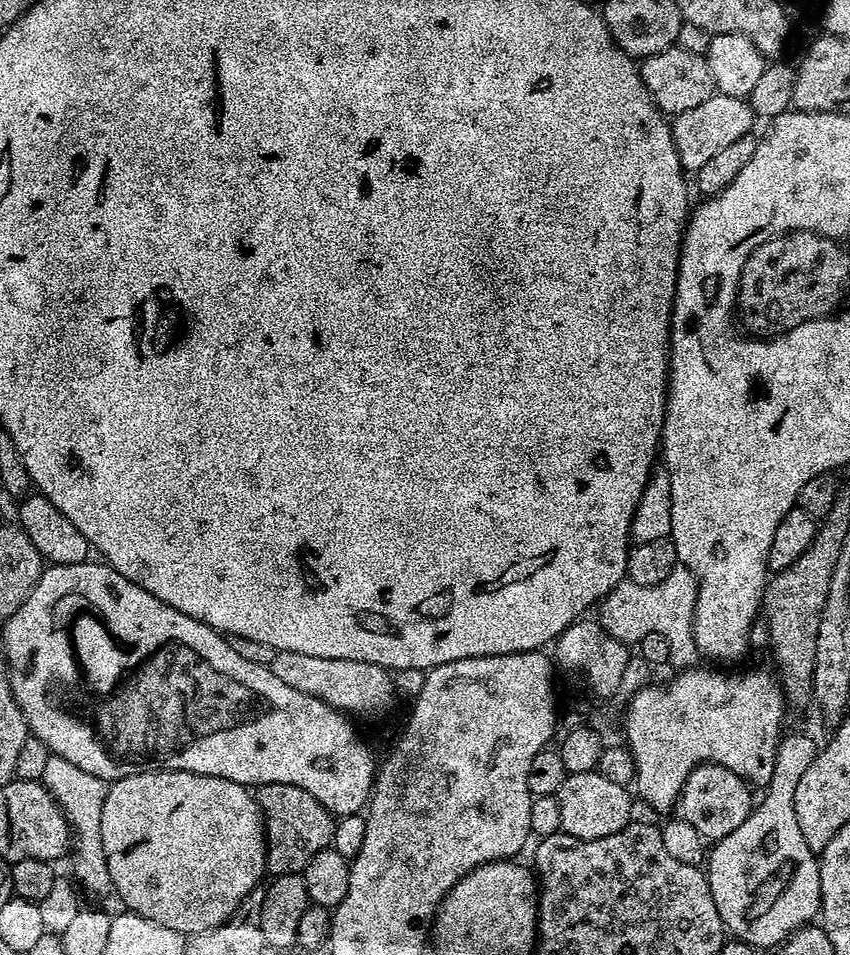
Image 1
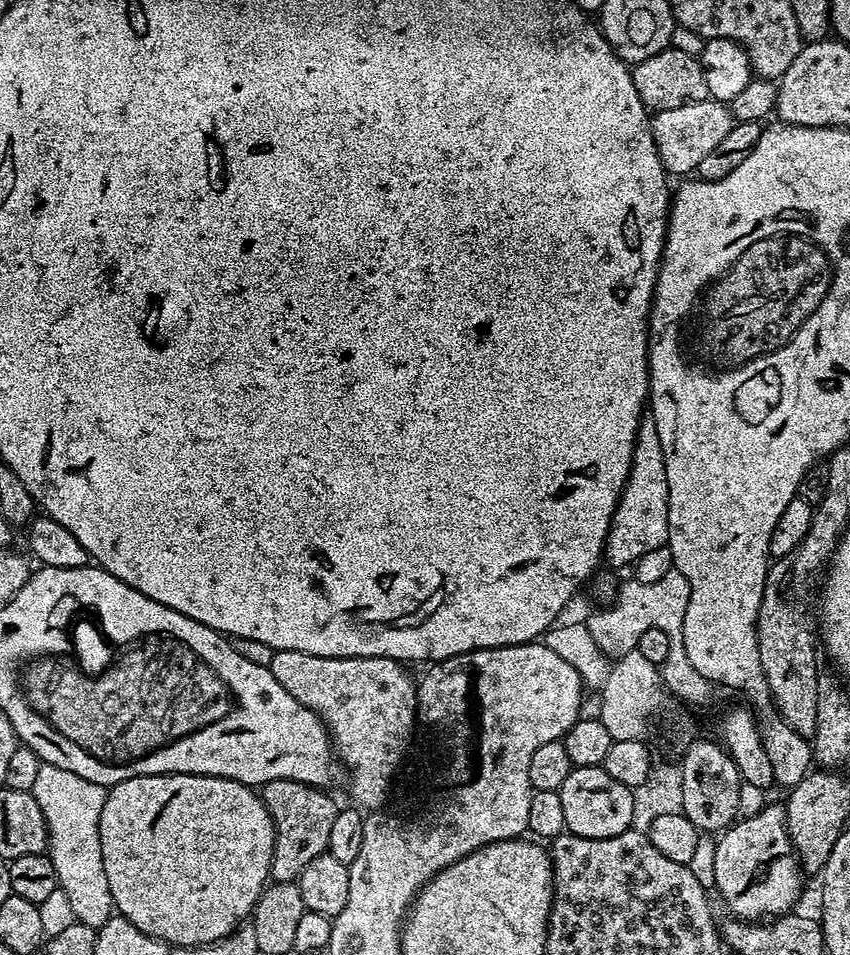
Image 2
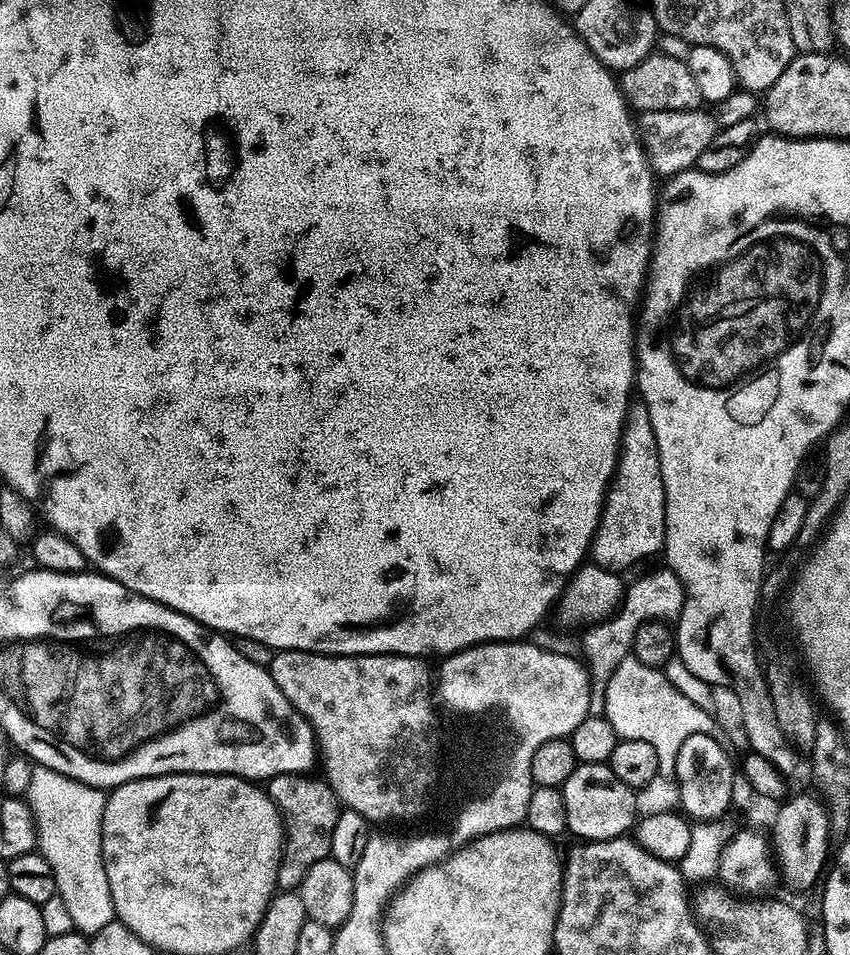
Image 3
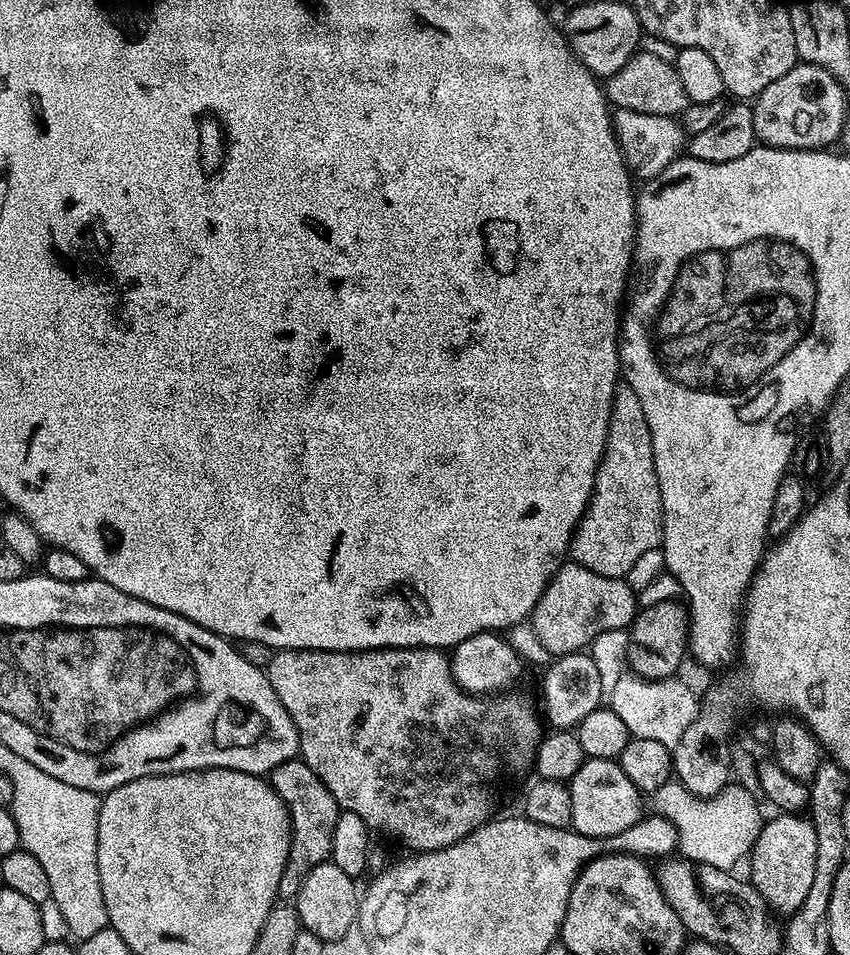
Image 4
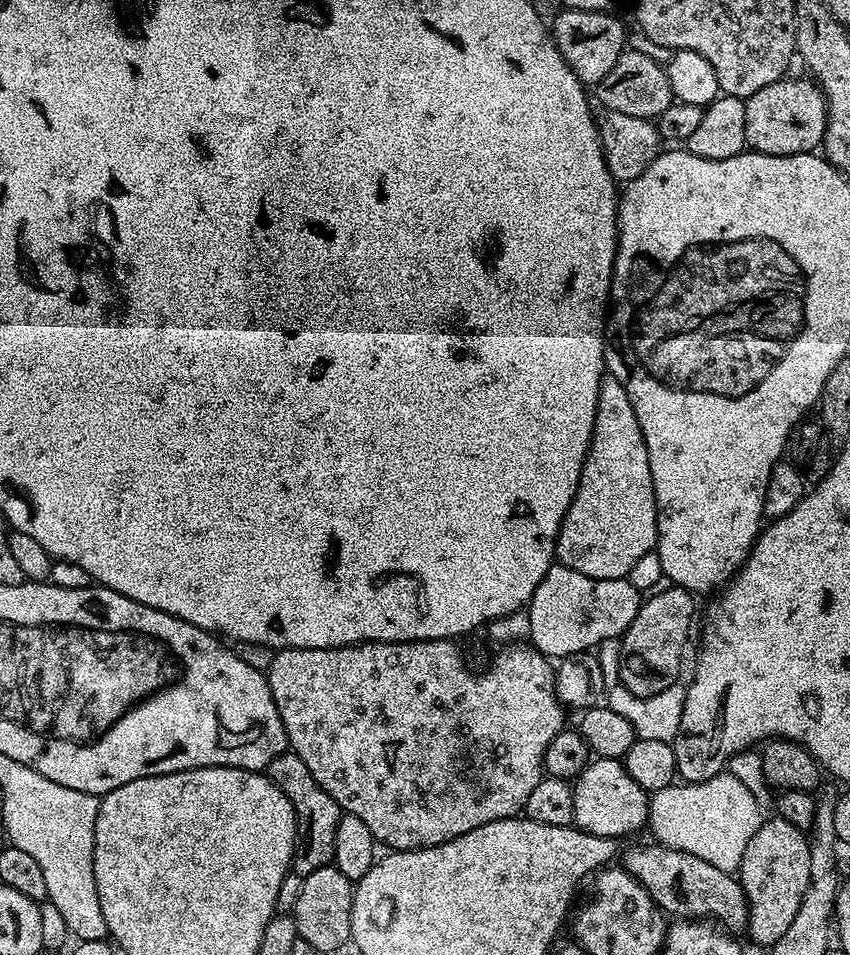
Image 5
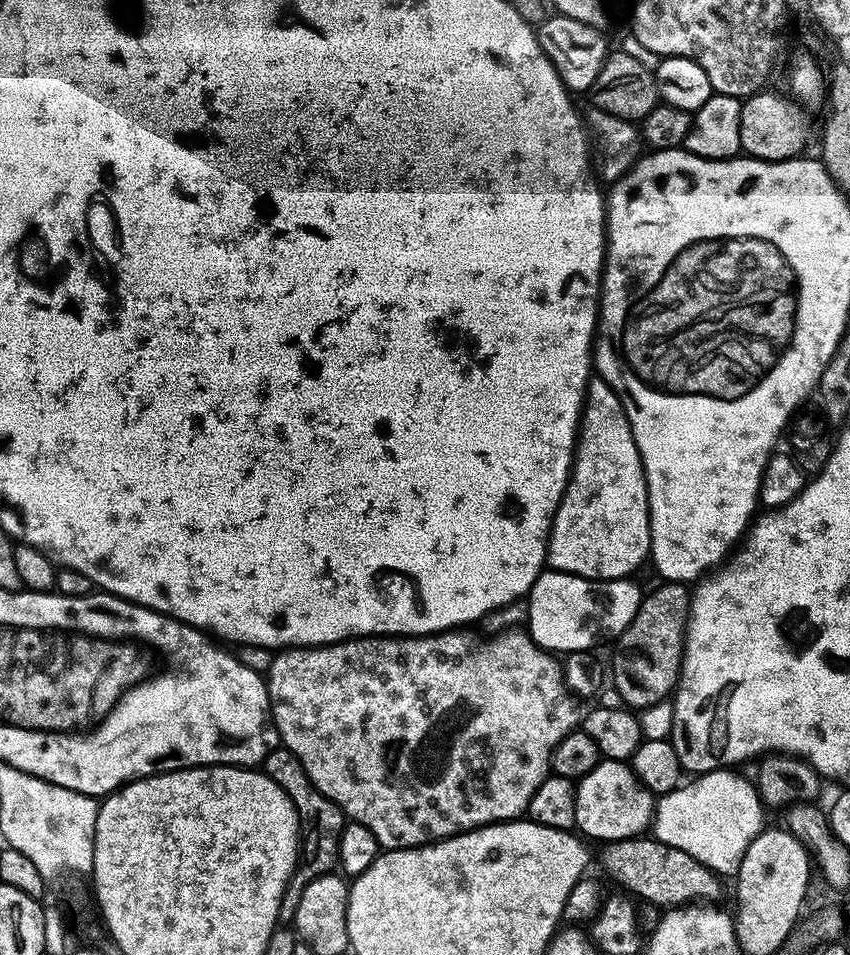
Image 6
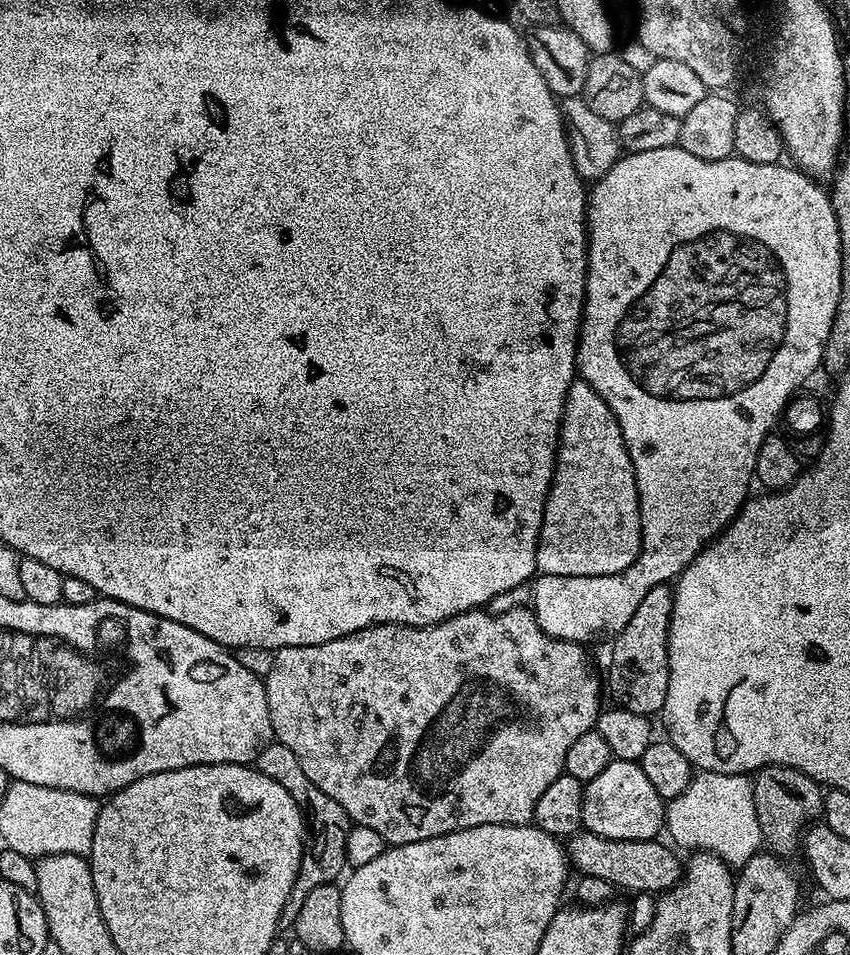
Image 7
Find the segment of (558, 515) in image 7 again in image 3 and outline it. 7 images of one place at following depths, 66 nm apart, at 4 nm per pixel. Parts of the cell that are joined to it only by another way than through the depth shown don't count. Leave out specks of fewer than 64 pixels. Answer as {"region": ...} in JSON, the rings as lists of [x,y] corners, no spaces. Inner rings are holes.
{"region":[[[632,402],[628,406],[628,418],[624,422],[624,434],[620,446],[620,458],[611,483],[604,494],[604,508],[600,511],[600,521],[592,535],[590,547],[591,563],[607,572],[623,573],[623,568],[632,568],[639,560],[661,551],[666,532],[666,490],[662,486],[662,466],[658,458],[658,446],[654,438],[654,426],[650,426],[650,414],[643,402]]]}

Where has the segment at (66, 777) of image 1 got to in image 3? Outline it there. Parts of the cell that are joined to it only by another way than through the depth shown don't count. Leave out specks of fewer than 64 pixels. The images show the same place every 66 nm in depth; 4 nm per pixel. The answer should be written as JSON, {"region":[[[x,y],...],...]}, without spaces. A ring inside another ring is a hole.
{"region":[[[33,767],[30,784],[26,793],[26,803],[32,812],[32,821],[36,824],[36,848],[40,855],[50,862],[54,870],[56,895],[60,896],[67,913],[73,919],[73,929],[82,936],[91,938],[102,926],[116,919],[114,902],[110,898],[110,884],[106,882],[106,866],[102,858],[102,814],[104,813],[105,793],[98,788],[66,778],[49,768]]]}

